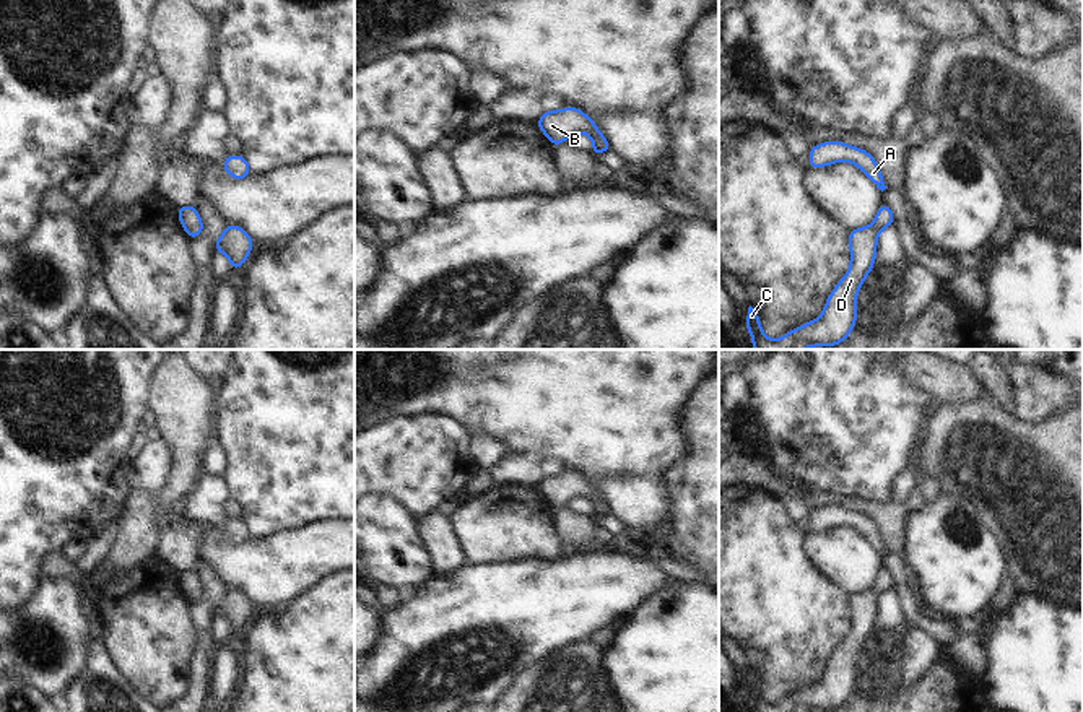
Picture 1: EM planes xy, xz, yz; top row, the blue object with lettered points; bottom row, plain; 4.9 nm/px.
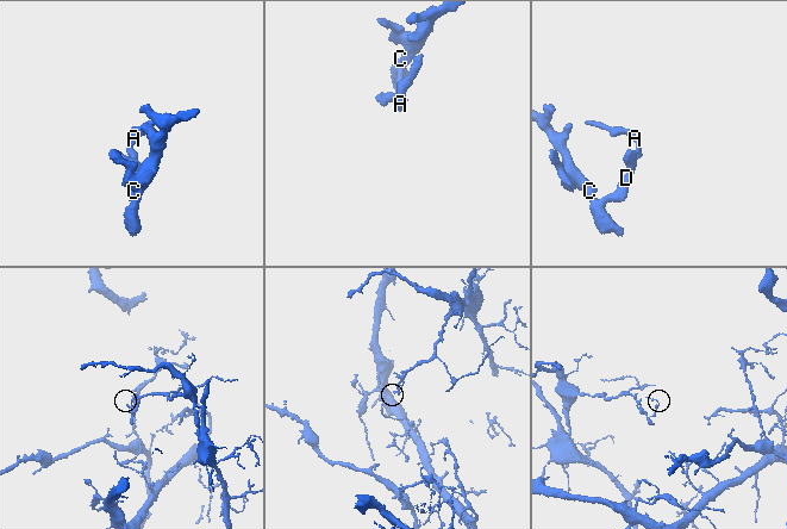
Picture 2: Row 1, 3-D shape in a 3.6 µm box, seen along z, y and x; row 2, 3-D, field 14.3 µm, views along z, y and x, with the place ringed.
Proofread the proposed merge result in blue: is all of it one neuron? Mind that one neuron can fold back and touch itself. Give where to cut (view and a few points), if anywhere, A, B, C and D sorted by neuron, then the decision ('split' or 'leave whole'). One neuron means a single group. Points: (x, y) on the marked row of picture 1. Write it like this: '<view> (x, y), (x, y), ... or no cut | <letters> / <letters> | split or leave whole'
no cut | A B C D | leave whole

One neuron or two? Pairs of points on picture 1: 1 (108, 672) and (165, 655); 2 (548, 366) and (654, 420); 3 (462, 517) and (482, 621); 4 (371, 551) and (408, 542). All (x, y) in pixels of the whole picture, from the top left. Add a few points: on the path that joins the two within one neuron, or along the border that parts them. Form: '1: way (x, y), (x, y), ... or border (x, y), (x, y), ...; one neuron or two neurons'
1: border (103, 639), (117, 667), (143, 694); two neurons
2: way (574, 366), (584, 366), (628, 410); one neuron
3: border (509, 563), (470, 564); two neurons
4: way (381, 542), (399, 542); one neuron

